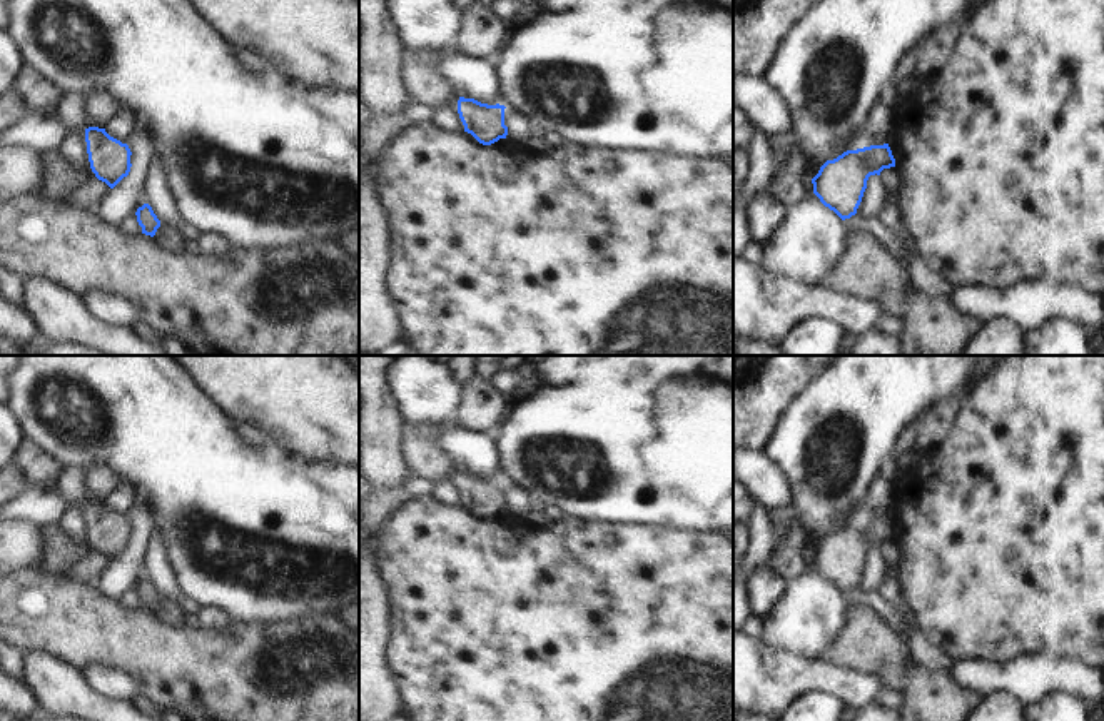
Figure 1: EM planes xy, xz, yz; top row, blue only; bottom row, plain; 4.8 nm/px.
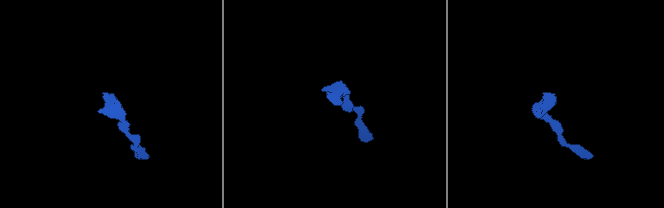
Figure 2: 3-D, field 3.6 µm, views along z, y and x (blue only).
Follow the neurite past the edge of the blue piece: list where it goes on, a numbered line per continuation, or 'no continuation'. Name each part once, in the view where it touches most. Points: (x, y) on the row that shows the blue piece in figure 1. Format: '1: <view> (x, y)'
1: xz (423, 80)

